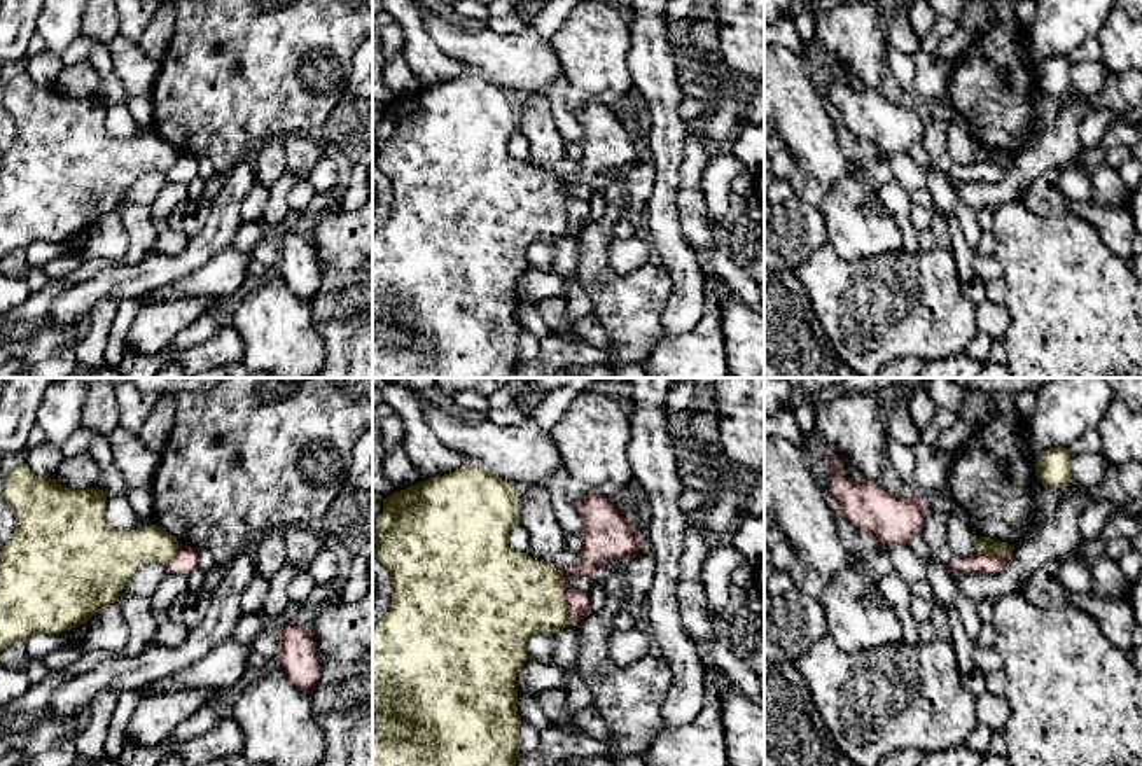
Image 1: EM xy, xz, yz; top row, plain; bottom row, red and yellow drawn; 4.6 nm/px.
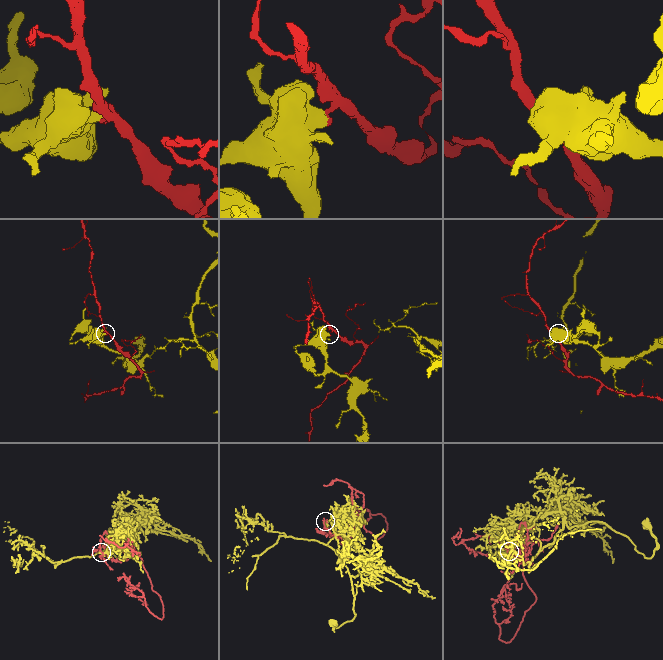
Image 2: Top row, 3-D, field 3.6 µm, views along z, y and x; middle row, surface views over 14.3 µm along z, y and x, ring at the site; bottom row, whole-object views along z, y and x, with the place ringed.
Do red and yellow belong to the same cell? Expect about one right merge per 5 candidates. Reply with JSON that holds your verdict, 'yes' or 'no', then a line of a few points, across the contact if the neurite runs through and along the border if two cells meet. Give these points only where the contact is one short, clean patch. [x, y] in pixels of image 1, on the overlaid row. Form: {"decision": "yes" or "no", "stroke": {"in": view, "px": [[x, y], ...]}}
{"decision": "no", "stroke": {"in": "xz", "px": [[560, 571], [565, 619], [569, 623]]}}

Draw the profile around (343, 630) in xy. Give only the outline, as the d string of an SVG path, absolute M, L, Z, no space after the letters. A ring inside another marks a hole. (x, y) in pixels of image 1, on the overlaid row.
M373 577L359 600L332 600L318 607L313 638L320 654L313 717L325 736L320 766L373 766Z

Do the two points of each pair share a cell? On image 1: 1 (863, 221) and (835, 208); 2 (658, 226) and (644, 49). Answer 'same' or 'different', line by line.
1: same
2: same

